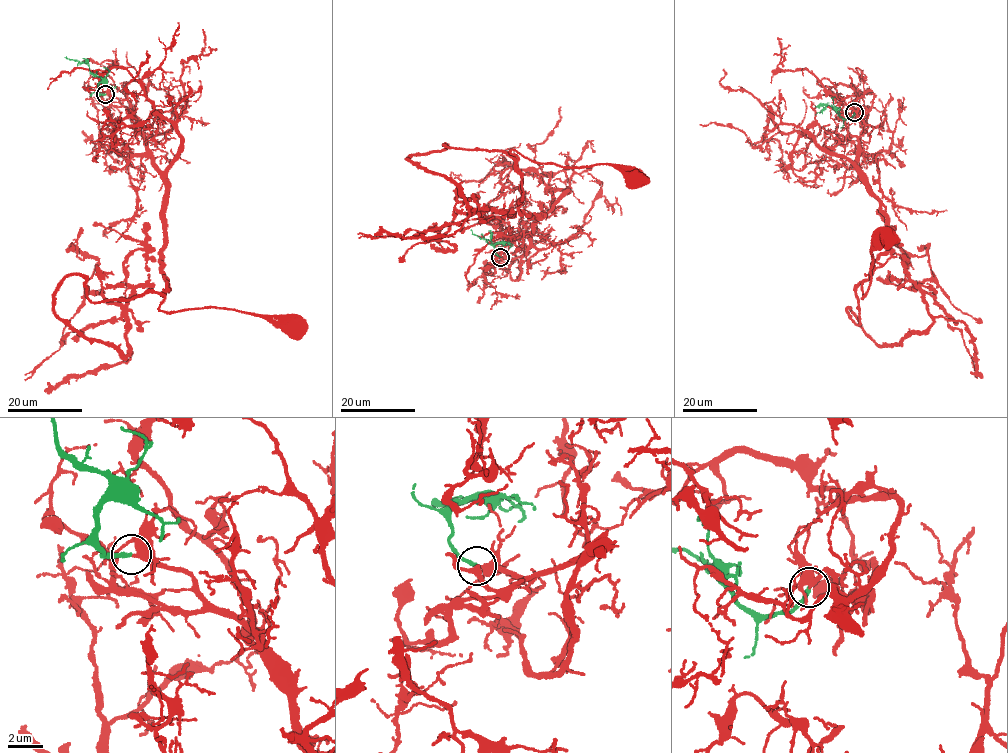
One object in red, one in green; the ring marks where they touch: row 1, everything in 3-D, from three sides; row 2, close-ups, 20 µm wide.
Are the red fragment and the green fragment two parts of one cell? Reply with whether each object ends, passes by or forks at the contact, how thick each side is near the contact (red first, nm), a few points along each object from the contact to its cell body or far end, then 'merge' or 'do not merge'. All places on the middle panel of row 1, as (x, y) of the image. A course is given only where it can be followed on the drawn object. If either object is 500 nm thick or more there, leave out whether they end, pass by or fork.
red passes by; green ends; calibres 380 and 200 nm; course red (500, 256), (527, 254), (540, 217), (519, 212), (512, 150), (563, 166), (615, 164), (636, 179); course green (500, 256), (494, 251), (494, 245), (500, 242), (495, 244), (472, 233), (471, 229); merge

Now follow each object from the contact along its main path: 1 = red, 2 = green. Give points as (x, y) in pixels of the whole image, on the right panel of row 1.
1: (854, 113), (867, 131), (861, 180), (891, 232), (862, 298), (871, 245), (889, 238)
2: (854, 113), (851, 118), (843, 119), (835, 109), (826, 105), (815, 115)

